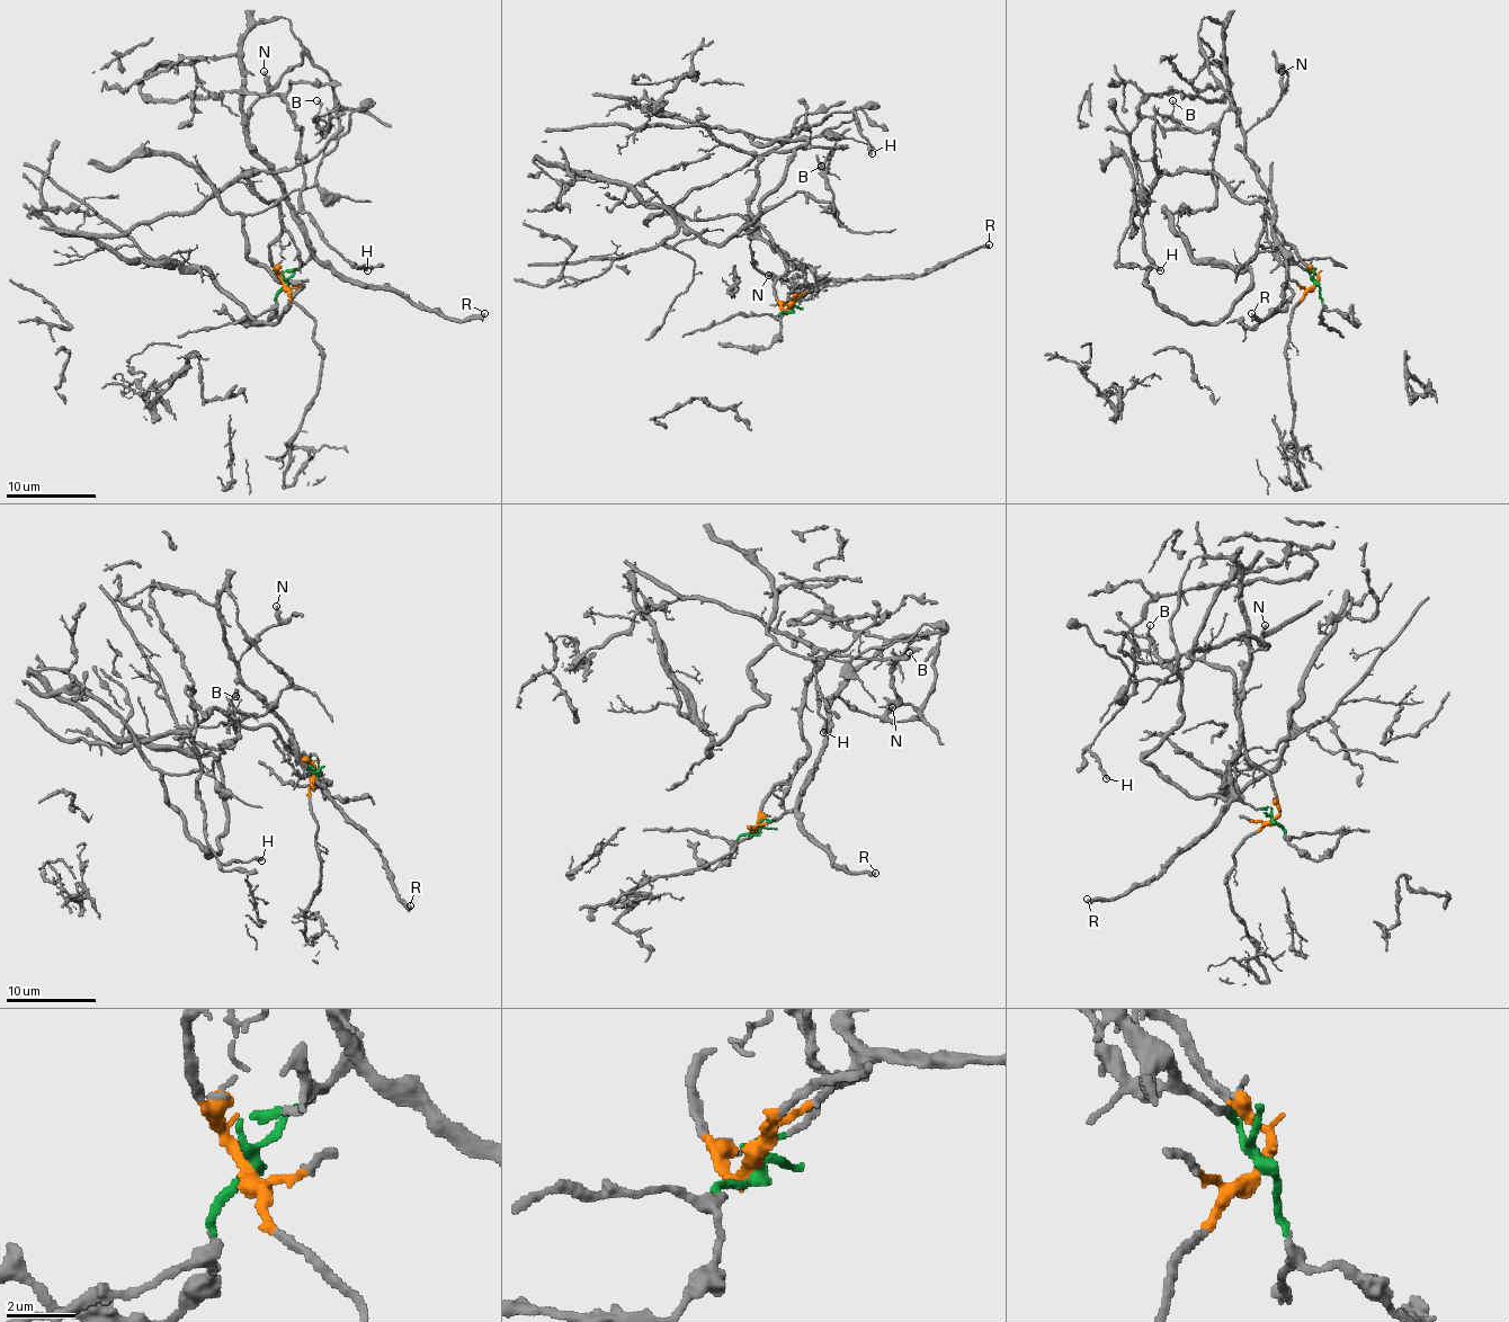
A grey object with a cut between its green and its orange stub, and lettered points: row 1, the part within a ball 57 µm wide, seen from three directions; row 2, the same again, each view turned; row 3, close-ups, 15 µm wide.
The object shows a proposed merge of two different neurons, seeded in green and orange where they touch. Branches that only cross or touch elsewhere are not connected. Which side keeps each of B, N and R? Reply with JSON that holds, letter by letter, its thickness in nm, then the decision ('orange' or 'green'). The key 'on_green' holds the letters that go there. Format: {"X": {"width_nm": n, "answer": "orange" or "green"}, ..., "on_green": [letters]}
{"B": {"width_nm": 110, "answer": "orange"}, "N": {"width_nm": 280, "answer": "green"}, "R": {"width_nm": 360, "answer": "green"}, "on_green": ["N", "R"]}

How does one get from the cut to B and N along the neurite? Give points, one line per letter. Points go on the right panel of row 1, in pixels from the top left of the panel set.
B: (1314, 283), (1316, 274), (1260, 202), (1240, 199), (1213, 172), (1155, 168), (1155, 112), (1167, 116), (1171, 100)
N: (1314, 283), (1278, 238), (1274, 204), (1249, 161), (1247, 150), (1247, 134), (1283, 91), (1283, 71)

